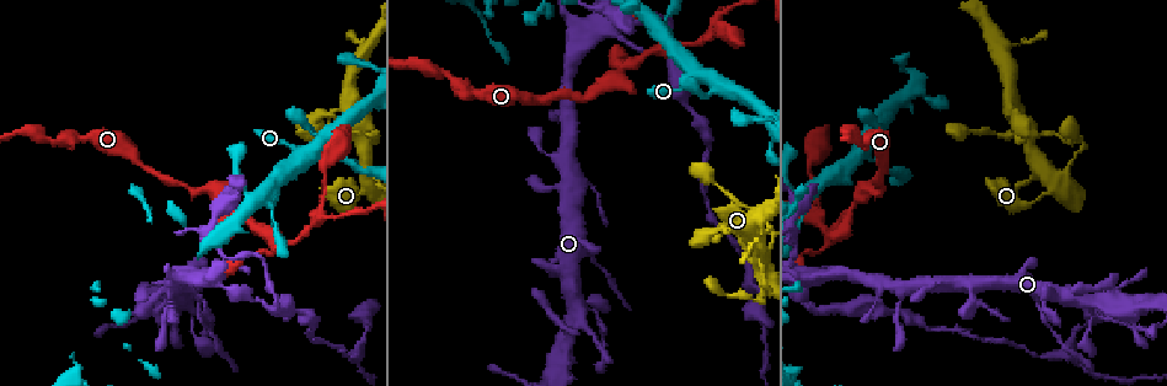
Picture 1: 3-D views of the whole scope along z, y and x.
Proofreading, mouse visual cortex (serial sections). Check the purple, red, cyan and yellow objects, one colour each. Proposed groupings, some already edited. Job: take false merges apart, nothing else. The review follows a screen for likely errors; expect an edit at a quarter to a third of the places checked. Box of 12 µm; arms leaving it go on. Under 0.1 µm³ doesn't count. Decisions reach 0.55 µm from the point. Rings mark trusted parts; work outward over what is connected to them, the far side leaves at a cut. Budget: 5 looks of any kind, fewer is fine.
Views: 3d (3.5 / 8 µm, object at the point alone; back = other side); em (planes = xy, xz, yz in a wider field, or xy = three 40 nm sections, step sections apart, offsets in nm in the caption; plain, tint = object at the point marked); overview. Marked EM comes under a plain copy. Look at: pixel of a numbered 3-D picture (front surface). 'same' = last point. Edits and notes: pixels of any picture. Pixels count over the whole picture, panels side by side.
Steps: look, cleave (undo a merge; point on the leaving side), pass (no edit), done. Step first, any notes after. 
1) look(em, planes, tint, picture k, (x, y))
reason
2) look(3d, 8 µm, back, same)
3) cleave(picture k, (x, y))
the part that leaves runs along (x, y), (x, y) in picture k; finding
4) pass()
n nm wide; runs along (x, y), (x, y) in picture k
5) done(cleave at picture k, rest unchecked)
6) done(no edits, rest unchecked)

look(em, xy, step 1, tint, picture 1, (191, 331))
thick turns thin

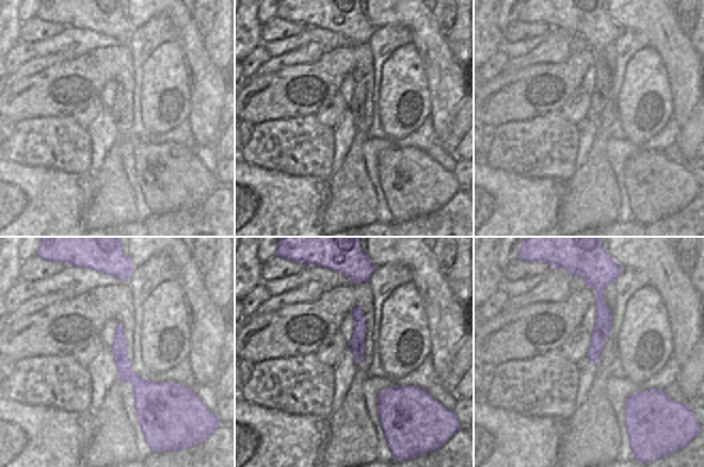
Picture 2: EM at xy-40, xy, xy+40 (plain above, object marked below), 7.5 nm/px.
look(3d, 3.5 µm, same)
wider look

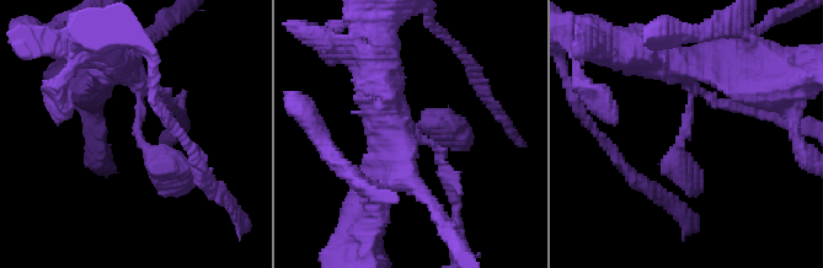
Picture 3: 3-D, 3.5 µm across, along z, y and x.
pass()
runs along (120, 328), (142, 421) in picture 2; continuous, no second cell

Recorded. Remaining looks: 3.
look(3d, 3.5 µm, back, picture 1, (603, 17))
three-way junction

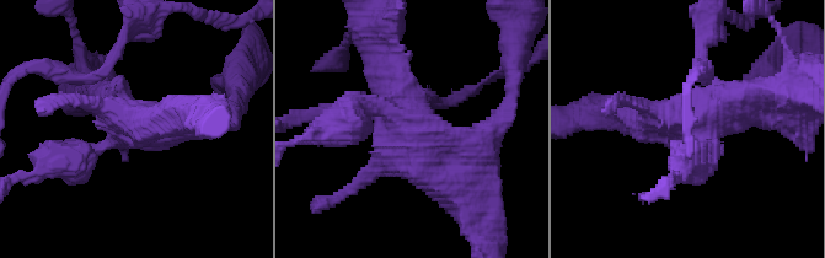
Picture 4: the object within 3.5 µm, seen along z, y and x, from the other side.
look(em, xy, step 2, tint, picture 4, (681, 129))

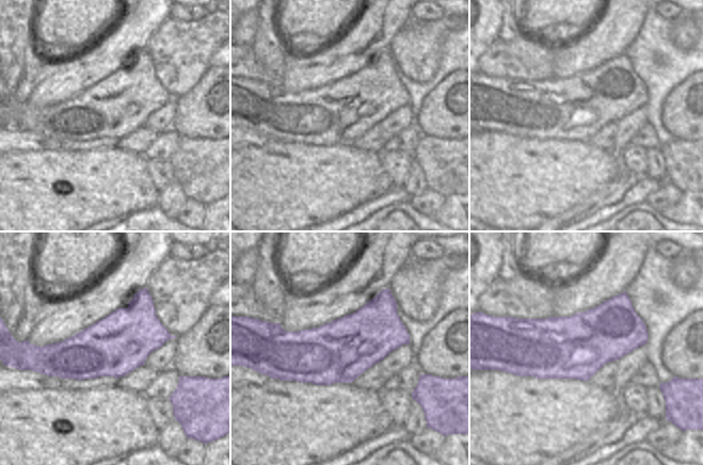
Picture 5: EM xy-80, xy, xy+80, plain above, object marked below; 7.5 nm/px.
look(em, xy, step 3, tint, same)

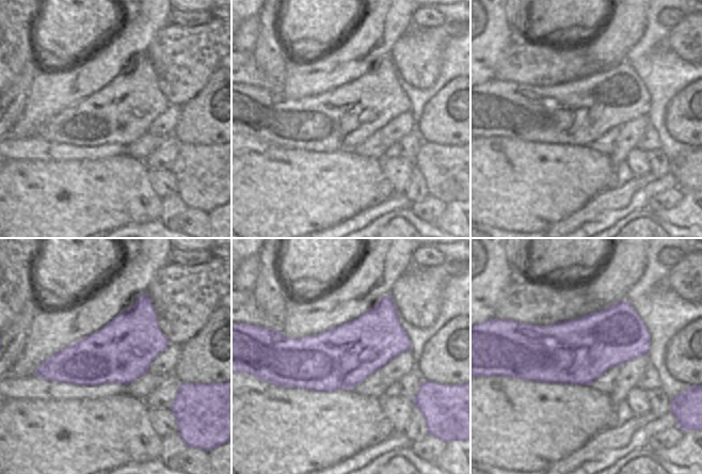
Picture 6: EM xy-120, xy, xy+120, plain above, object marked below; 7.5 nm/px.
cleave(picture 4, (348, 106))
the part that leaves runs along (376, 108), (360, 108), (307, 136) in picture 4; two cells meet here

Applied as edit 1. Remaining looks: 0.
done(cleave at picture 4, rest unchecked)

